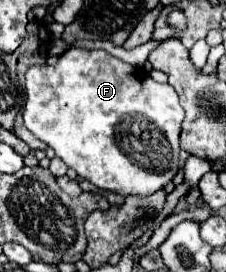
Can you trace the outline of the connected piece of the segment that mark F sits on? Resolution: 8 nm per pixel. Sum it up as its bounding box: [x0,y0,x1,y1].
[26,47,184,197]

